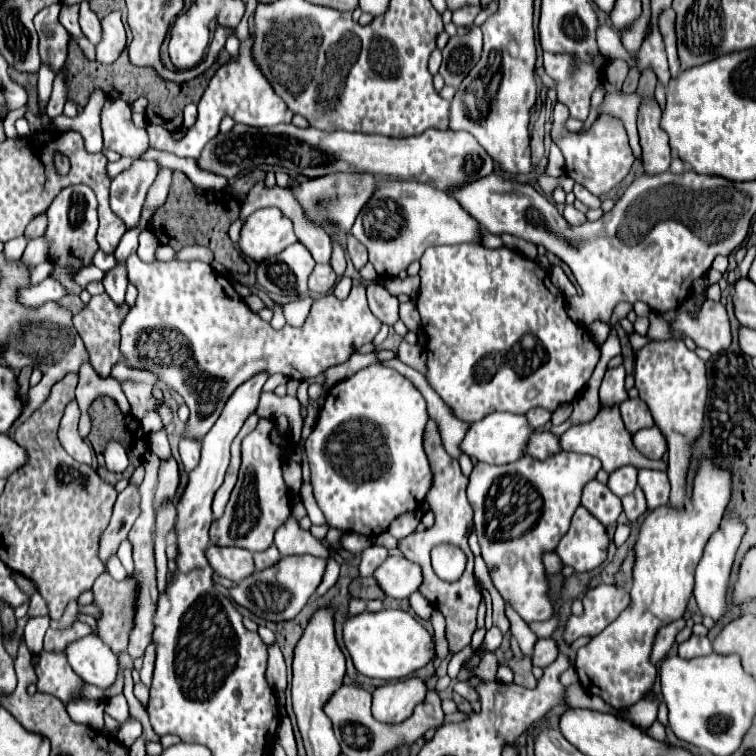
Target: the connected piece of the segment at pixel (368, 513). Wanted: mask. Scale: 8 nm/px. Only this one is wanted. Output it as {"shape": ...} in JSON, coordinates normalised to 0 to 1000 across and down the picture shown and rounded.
{"shape":[[[499,479],[435,513],[419,561],[403,582],[414,653],[435,696],[491,712],[509,704],[528,680],[544,677],[549,667],[560,667],[570,640],[567,608],[560,595],[565,553],[565,534],[557,519],[525,489]]]}

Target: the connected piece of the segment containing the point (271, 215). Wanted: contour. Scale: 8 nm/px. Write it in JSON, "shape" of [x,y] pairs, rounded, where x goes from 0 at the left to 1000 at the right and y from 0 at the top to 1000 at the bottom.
{"shape":[[[348,275],[327,288],[316,325],[324,339],[343,347],[351,339],[364,339],[388,320],[393,320],[388,294],[369,275]]]}

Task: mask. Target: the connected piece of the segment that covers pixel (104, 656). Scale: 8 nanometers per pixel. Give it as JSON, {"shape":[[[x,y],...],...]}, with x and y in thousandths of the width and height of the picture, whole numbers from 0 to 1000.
{"shape":[[[126,839],[91,849],[86,854],[86,868],[94,884],[115,905],[142,910],[155,897],[155,870],[149,868],[147,857]]]}

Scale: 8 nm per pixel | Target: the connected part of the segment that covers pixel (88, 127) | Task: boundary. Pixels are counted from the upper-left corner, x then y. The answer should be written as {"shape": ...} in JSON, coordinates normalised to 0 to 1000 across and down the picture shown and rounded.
{"shape":[[[134,119],[123,122],[118,138],[99,153],[91,156],[86,151],[75,153],[70,159],[70,164],[81,172],[99,172],[110,180],[112,188],[112,198],[120,204],[128,204],[136,198],[136,183],[134,183],[134,169],[131,169],[131,148],[139,138],[139,124]]]}

